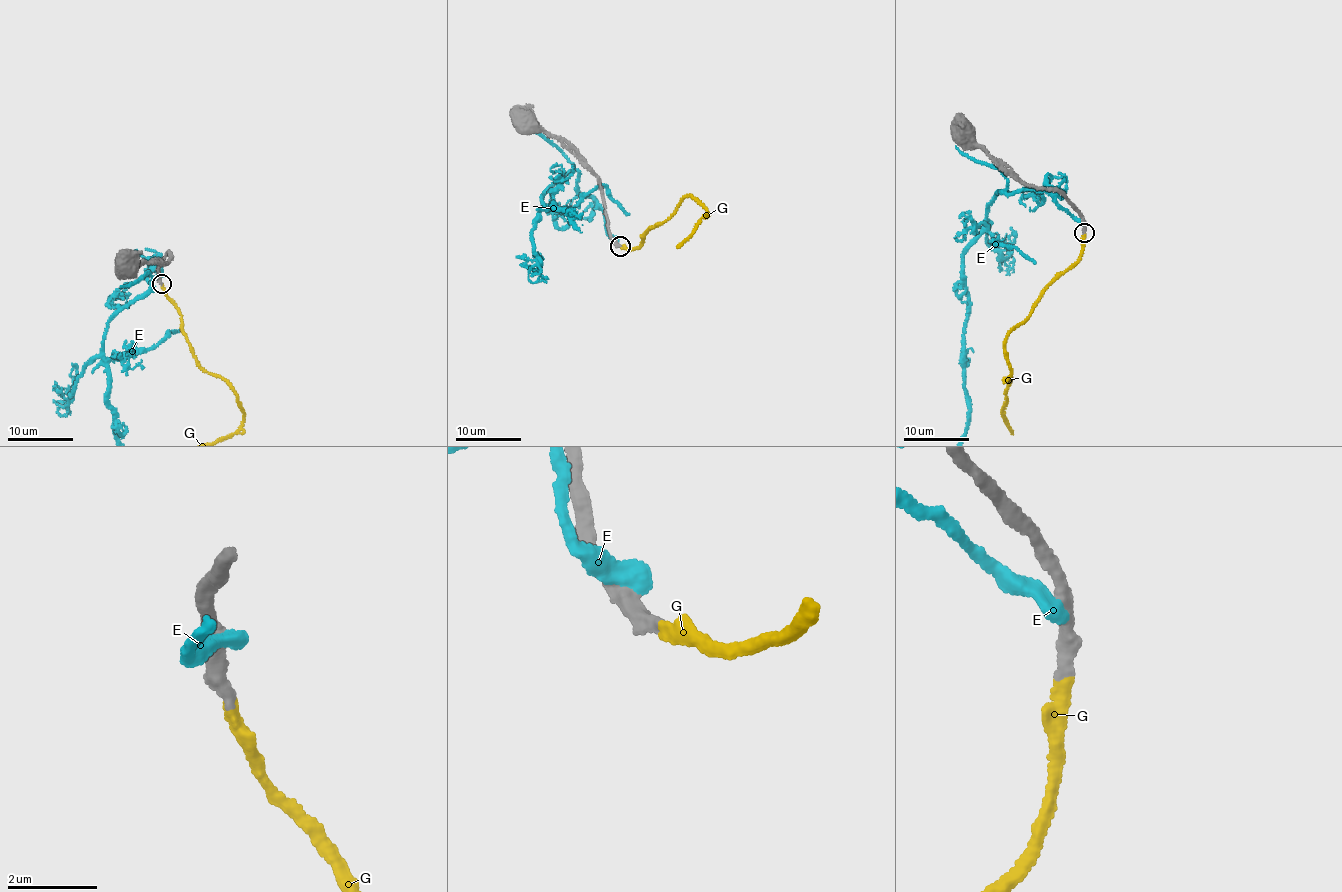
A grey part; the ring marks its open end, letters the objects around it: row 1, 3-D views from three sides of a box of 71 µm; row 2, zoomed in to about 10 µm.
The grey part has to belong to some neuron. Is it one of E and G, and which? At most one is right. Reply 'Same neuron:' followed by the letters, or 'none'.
Same neuron: G

